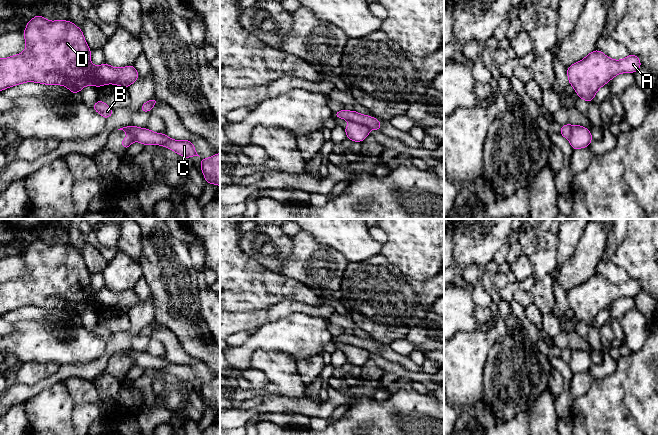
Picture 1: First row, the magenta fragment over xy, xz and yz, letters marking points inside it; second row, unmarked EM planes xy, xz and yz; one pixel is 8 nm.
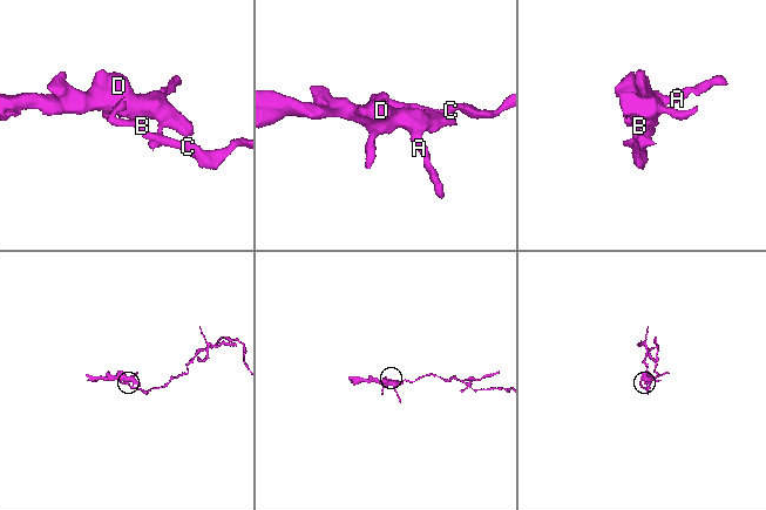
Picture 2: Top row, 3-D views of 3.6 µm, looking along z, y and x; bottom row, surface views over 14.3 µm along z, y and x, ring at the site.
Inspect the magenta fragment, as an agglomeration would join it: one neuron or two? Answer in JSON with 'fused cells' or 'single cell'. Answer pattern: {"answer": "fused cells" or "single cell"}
{"answer": "fused cells"}

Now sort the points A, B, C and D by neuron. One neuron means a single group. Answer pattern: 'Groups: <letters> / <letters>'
Groups: A D / B C

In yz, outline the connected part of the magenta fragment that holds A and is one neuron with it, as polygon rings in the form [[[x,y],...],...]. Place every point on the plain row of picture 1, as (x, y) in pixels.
[[[594,274],[584,283],[567,292],[570,309],[583,325],[592,326],[598,314],[616,299],[635,297],[641,292],[638,280],[629,278],[622,284],[613,284],[600,274]]]

